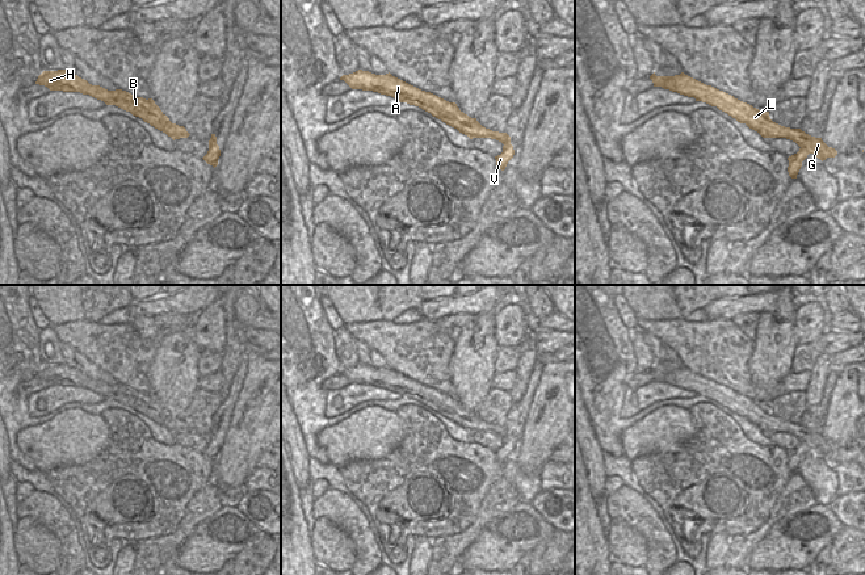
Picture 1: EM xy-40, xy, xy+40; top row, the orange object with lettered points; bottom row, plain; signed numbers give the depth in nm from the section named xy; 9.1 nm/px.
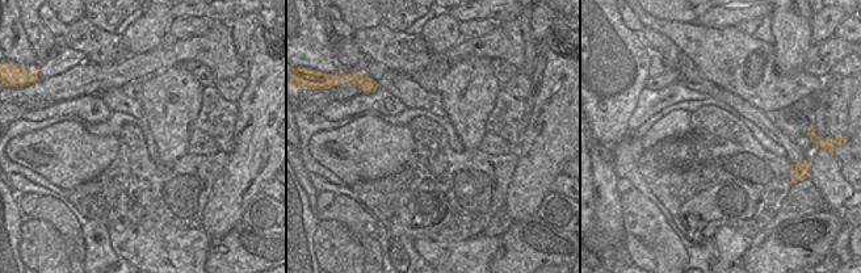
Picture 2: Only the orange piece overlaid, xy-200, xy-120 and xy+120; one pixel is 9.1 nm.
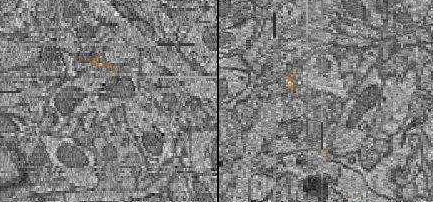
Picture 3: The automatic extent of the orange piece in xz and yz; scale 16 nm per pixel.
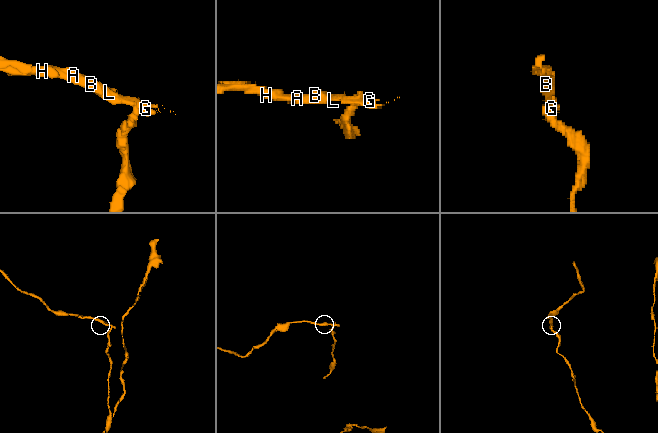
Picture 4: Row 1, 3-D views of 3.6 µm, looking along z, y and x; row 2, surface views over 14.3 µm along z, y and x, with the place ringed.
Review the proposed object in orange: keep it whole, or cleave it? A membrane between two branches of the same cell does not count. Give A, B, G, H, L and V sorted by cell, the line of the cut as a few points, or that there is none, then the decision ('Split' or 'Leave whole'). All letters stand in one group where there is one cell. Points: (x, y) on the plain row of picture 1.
Groups: A B G H L / V. Split along xy+40 (801, 440), (810, 447). Split.

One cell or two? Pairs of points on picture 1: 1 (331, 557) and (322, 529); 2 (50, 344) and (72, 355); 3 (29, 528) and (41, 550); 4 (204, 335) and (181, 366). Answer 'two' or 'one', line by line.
1: one
2: two
3: one
4: two

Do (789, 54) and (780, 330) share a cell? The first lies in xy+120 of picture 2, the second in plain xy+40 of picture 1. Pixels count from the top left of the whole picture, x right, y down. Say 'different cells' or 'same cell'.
same cell

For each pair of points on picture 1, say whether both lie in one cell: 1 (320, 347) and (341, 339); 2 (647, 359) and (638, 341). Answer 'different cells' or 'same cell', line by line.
1: different cells
2: same cell

